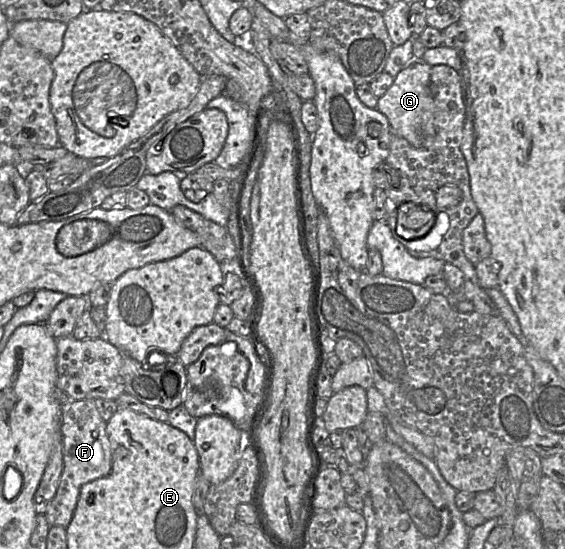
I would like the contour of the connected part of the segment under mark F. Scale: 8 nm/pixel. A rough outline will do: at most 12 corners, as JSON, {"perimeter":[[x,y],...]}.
{"perimeter":[[94,400],[62,406],[63,471],[44,514],[66,528],[81,487],[110,473]]}

